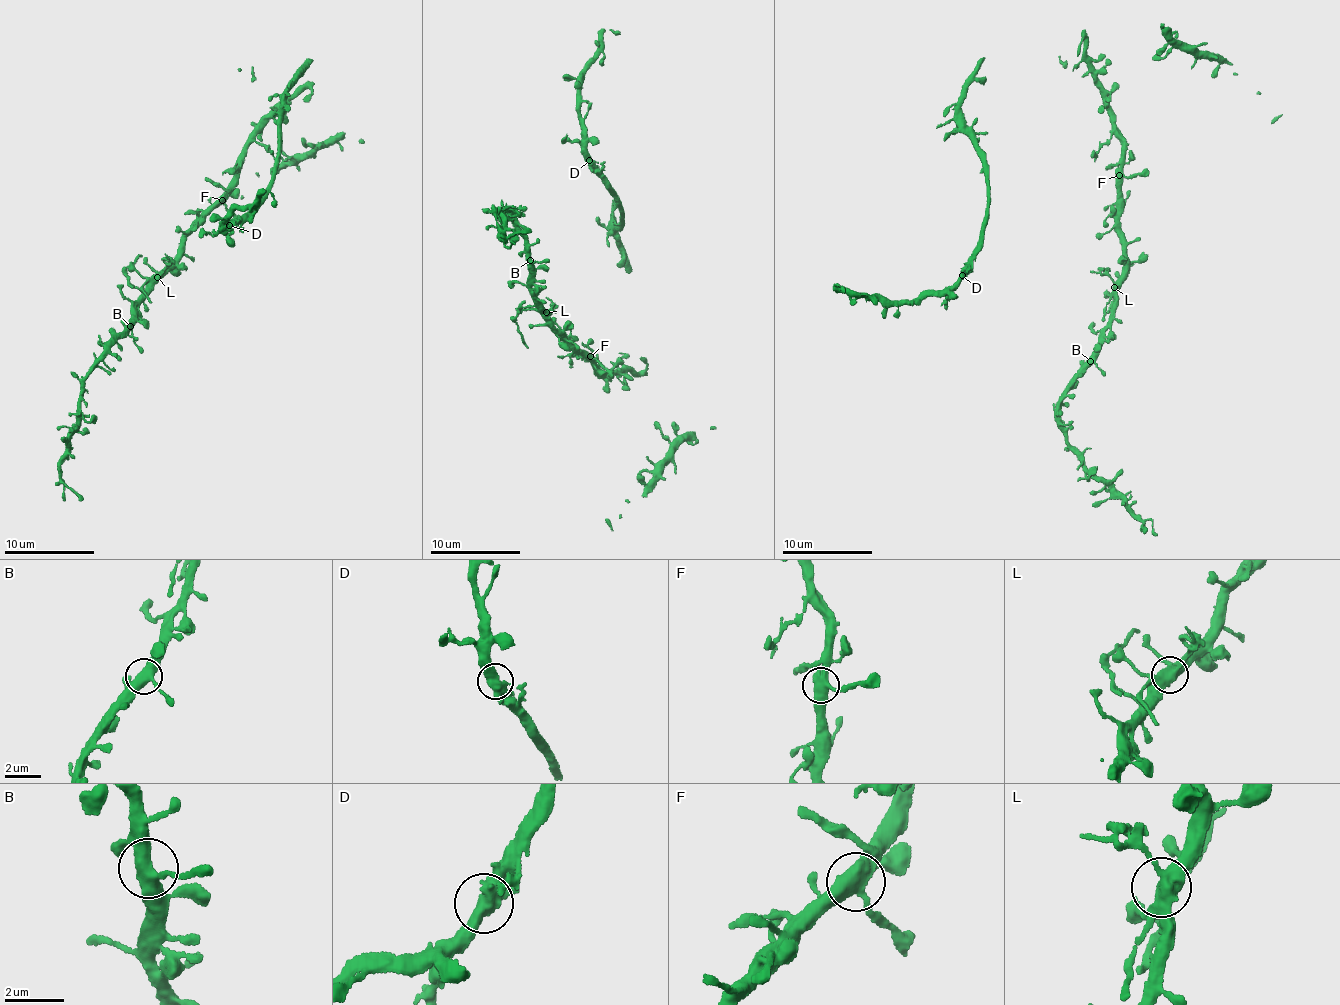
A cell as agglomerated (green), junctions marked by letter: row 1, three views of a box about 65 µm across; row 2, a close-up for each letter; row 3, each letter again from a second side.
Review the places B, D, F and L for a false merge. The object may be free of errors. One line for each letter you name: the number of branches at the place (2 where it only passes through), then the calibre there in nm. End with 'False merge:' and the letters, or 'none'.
False merge: none

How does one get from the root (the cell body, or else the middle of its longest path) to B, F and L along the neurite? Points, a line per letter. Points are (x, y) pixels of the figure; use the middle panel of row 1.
B: (613, 372), (595, 371), (596, 359), (552, 326), (532, 286), (530, 260)
F: (613, 372), (600, 374), (600, 368), (595, 371), (597, 362), (590, 356)
L: (613, 372), (595, 371), (596, 359), (571, 339), (564, 341), (566, 332), (552, 326), (546, 312)

